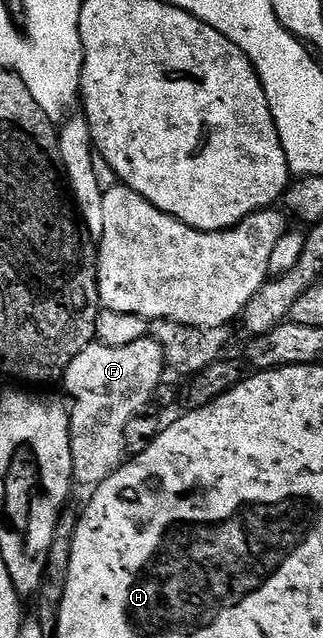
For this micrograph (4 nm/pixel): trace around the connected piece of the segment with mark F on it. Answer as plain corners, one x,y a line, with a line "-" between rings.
150,335
136,339
136,343
128,343
128,347
108,347
97,343
89,345
84,347
84,351
80,351
80,355
76,355
76,359
72,359
72,363
68,363
64,374
67,393
65,396
68,398
70,410
74,480
79,486
96,487
121,467
127,456
122,429
151,404
153,392
164,381
162,369
164,370
165,365
166,357
162,353
162,345

